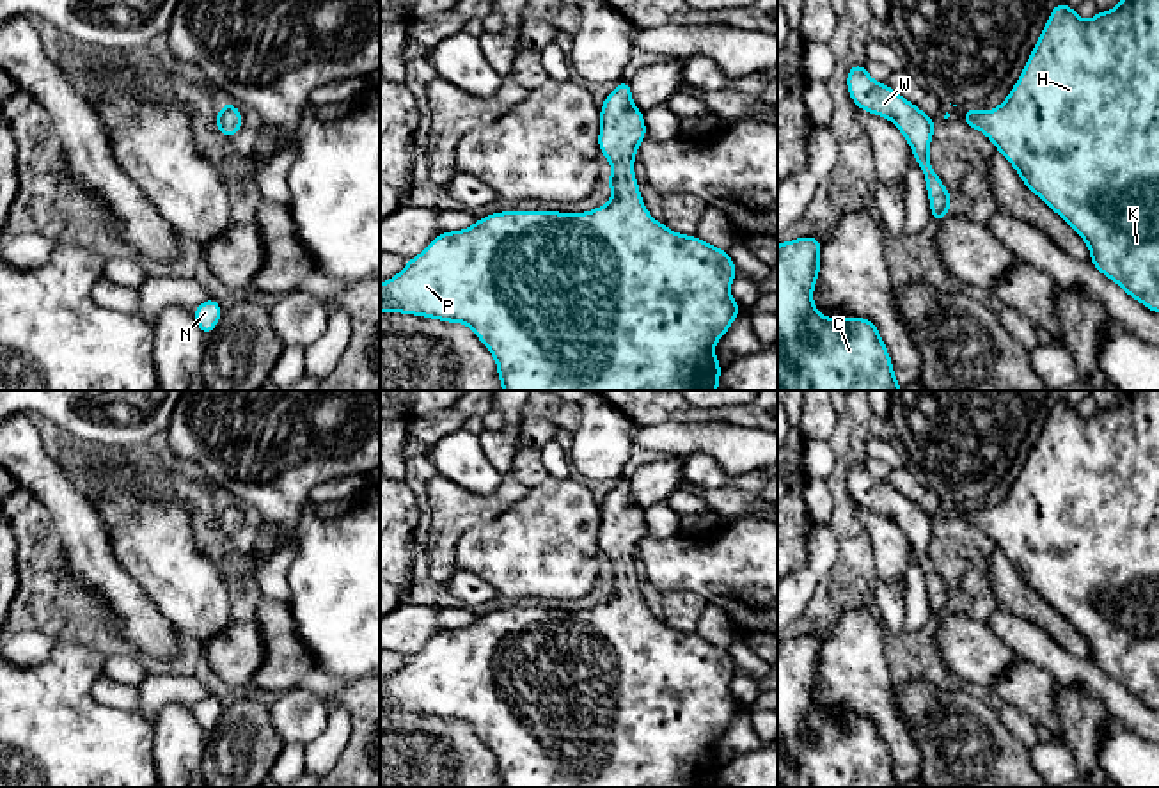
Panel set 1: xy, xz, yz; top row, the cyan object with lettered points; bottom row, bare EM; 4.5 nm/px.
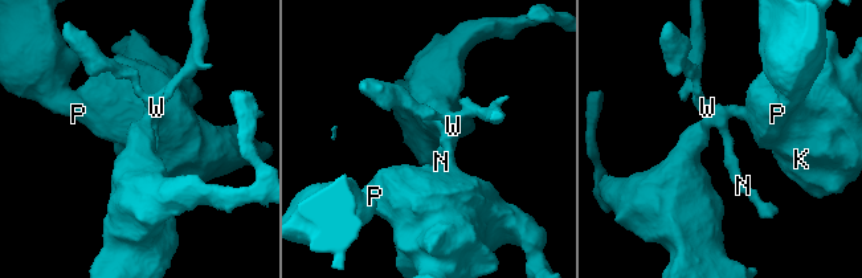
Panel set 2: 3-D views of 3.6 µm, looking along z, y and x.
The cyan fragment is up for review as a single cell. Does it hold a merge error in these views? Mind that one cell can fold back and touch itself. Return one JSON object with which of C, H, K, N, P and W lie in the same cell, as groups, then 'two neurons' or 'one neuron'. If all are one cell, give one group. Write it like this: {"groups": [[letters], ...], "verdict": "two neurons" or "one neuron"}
{"groups": [["C", "H", "K", "N", "P", "W"]], "verdict": "one neuron"}

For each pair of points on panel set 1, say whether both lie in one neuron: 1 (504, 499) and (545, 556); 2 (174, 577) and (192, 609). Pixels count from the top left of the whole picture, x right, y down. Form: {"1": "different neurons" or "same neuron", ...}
{"1": "different neurons", "2": "same neuron"}

